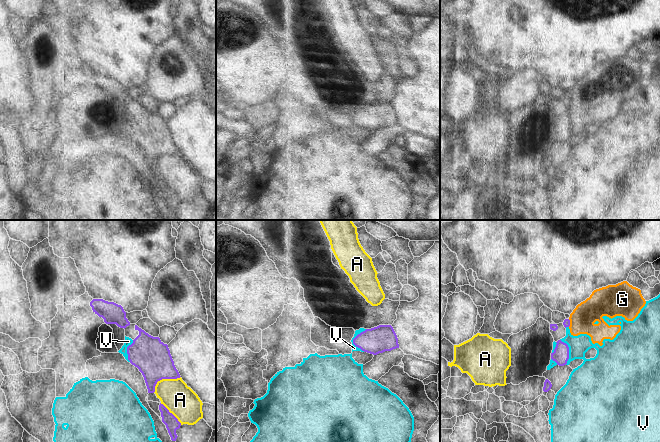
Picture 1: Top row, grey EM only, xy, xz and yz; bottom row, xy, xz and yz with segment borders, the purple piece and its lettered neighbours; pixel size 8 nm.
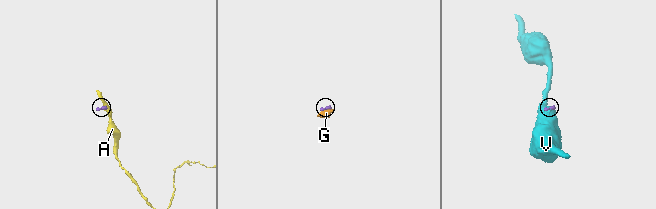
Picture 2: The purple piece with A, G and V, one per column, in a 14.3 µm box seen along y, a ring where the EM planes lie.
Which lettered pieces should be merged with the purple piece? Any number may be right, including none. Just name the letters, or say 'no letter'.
no letter

